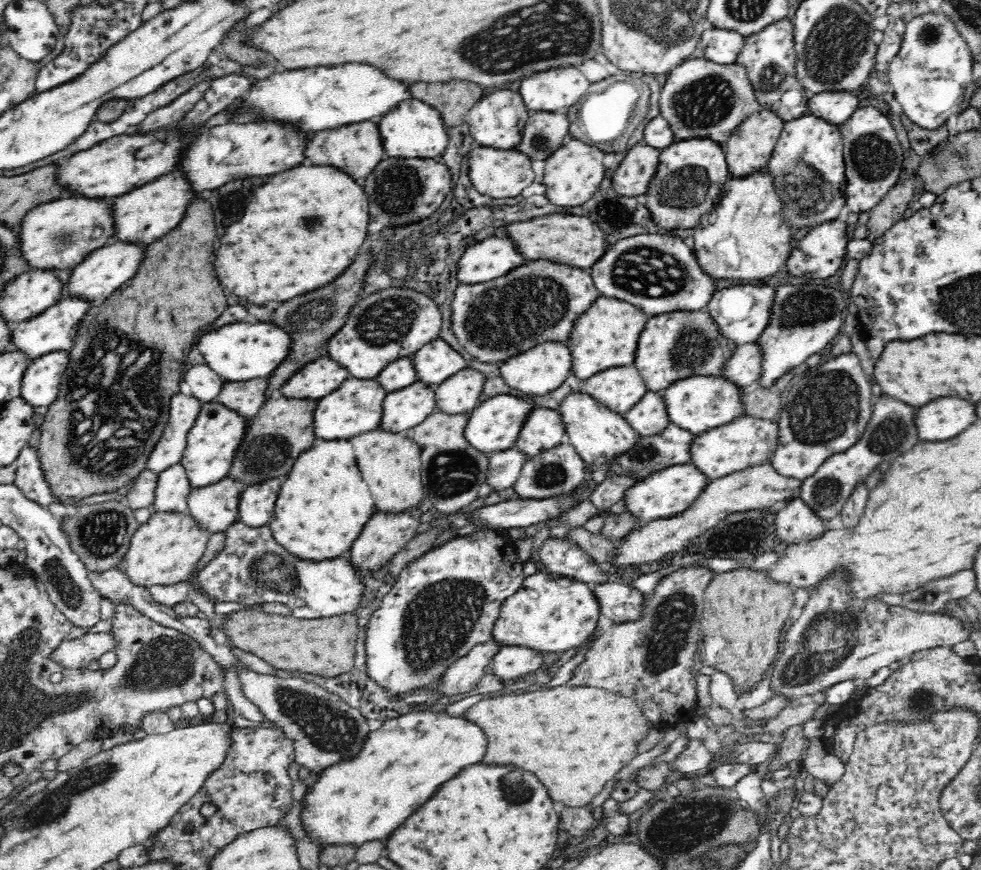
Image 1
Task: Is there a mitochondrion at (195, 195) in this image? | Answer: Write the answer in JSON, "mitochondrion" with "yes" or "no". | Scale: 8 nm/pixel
{"mitochondrion":"no"}

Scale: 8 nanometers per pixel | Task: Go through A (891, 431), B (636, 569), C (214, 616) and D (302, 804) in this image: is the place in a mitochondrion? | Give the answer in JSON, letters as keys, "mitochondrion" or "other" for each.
{"A":"mitochondrion","B":"other","C":"other","D":"other"}

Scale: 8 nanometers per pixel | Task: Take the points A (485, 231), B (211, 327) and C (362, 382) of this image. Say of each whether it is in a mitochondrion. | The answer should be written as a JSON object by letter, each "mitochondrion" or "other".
{"A":"other","B":"other","C":"other"}

